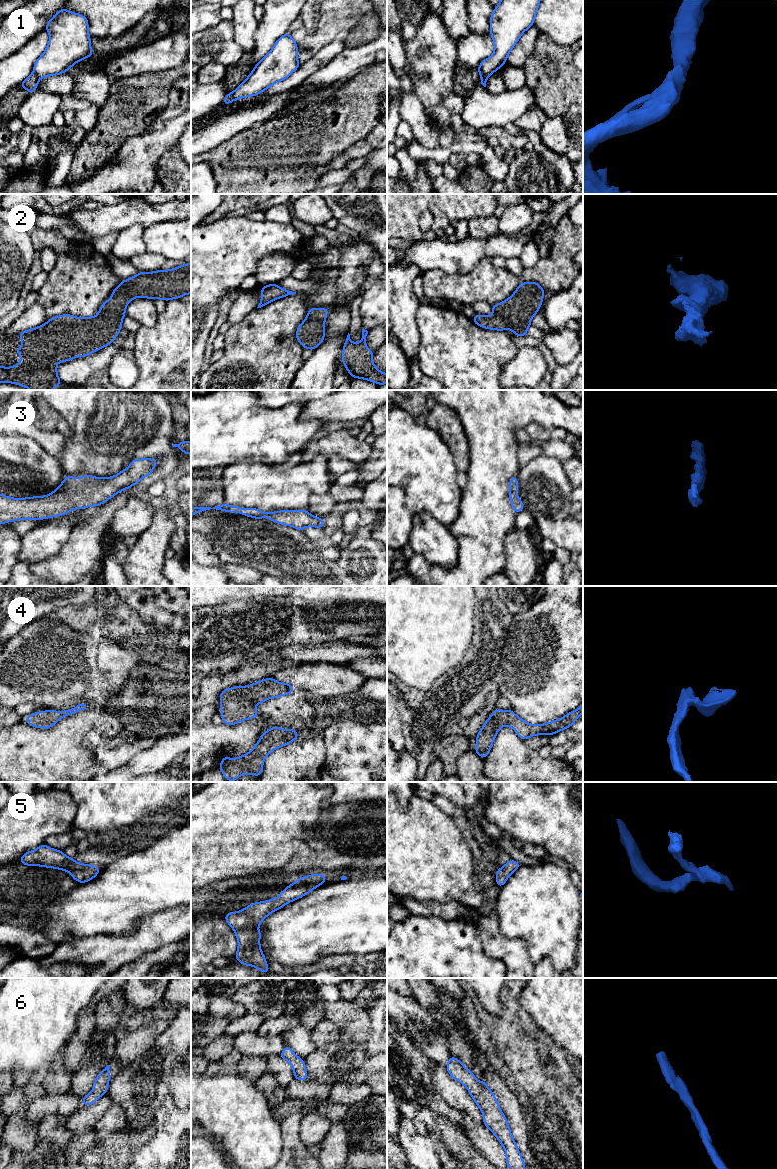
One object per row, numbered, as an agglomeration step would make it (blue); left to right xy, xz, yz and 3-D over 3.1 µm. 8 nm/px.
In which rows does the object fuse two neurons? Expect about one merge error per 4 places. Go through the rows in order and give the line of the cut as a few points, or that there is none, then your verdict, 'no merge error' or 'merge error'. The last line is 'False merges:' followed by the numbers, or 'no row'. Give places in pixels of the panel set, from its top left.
1: cut xz (230, 93), (233, 100); merge error
2: cut none; no merge error
3: cut none; no merge error
4: cut none; no merge error
5: cut none; no merge error
6: cut none; no merge error
False merges: 1

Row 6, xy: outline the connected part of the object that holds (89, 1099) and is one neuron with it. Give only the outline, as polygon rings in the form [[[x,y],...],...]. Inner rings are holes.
[[[110,1065],[106,1066],[96,1077],[93,1090],[82,1099],[82,1105],[94,1104],[102,1095],[108,1092],[108,1082],[111,1081],[109,1075]]]

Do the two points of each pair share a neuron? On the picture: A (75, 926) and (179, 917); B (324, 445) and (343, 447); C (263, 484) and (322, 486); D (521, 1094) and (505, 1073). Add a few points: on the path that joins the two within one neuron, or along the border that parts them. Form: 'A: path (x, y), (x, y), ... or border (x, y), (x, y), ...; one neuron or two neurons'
A: border (161, 910), (146, 915), (133, 932), (121, 934); two neurons
B: path (329, 445), (338, 445); one neuron
C: path (278, 484), (307, 484); one neuron
D: path (517, 1089), (508, 1078); one neuron

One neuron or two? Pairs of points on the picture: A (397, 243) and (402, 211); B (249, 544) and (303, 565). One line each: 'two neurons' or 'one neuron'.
A: two neurons
B: one neuron

